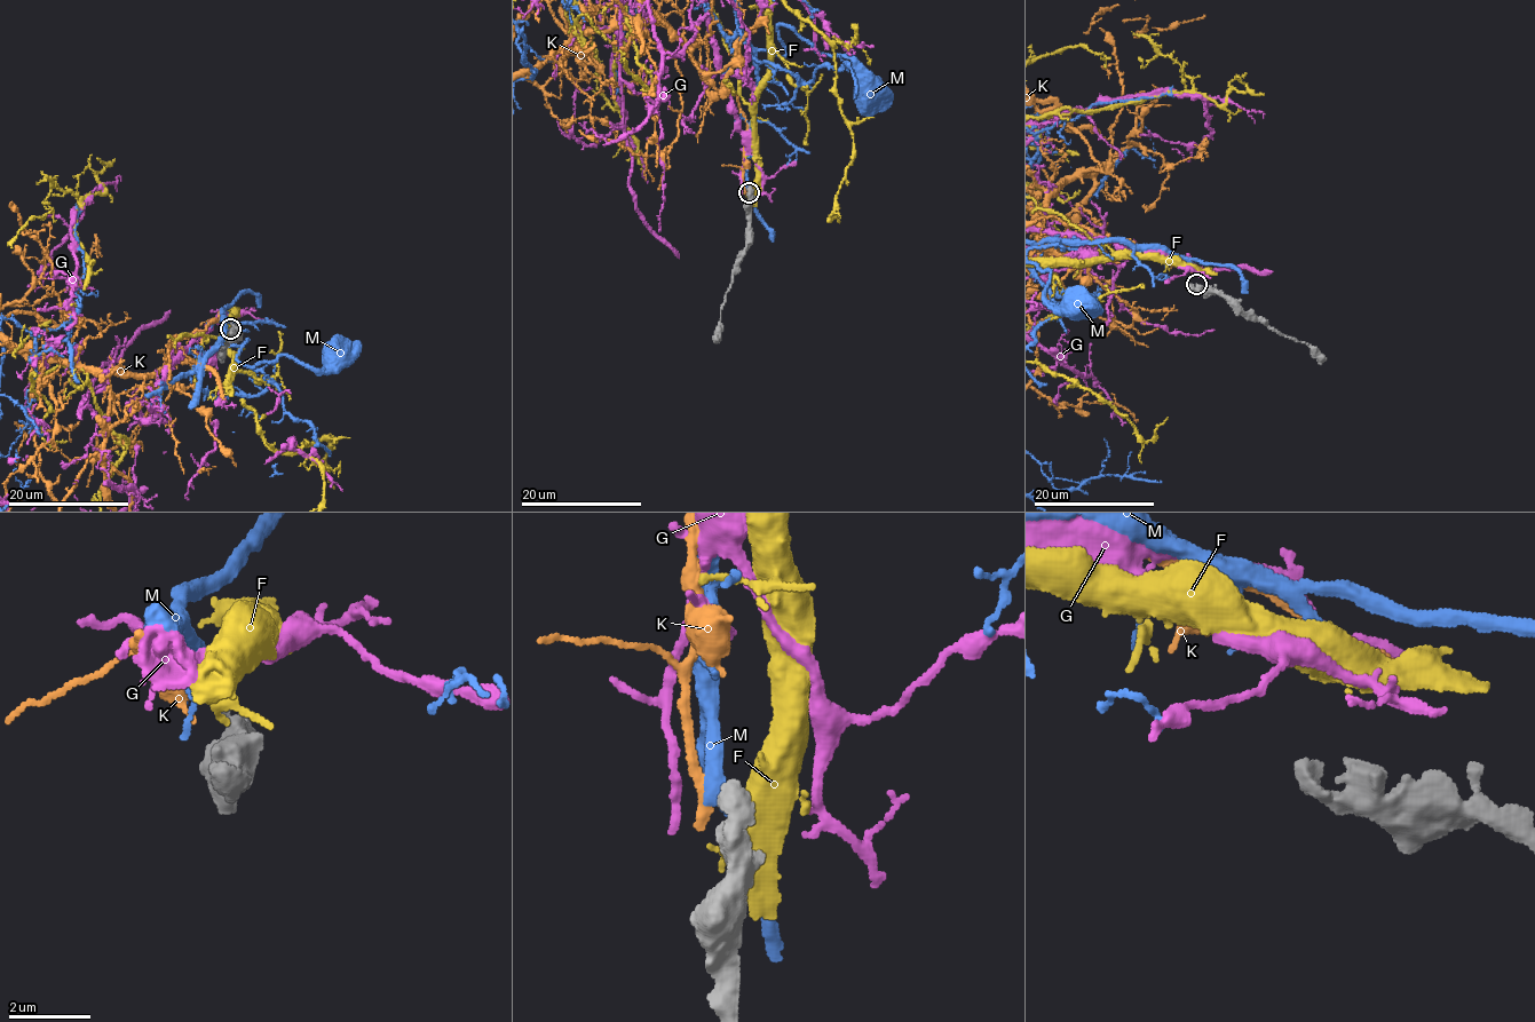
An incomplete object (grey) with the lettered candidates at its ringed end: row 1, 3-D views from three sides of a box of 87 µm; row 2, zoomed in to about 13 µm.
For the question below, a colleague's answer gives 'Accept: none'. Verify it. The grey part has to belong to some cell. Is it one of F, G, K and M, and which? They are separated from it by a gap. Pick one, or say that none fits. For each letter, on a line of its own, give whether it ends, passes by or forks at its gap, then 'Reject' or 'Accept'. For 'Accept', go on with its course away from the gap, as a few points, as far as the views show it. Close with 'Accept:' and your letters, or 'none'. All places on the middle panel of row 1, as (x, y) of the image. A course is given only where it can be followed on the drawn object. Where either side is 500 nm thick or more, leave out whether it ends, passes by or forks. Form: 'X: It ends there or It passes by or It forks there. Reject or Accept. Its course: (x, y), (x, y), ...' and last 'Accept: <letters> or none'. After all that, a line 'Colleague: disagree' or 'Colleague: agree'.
F: Reject
G: Reject
K: Reject
M: Reject
Accept: none
Colleague: agree

